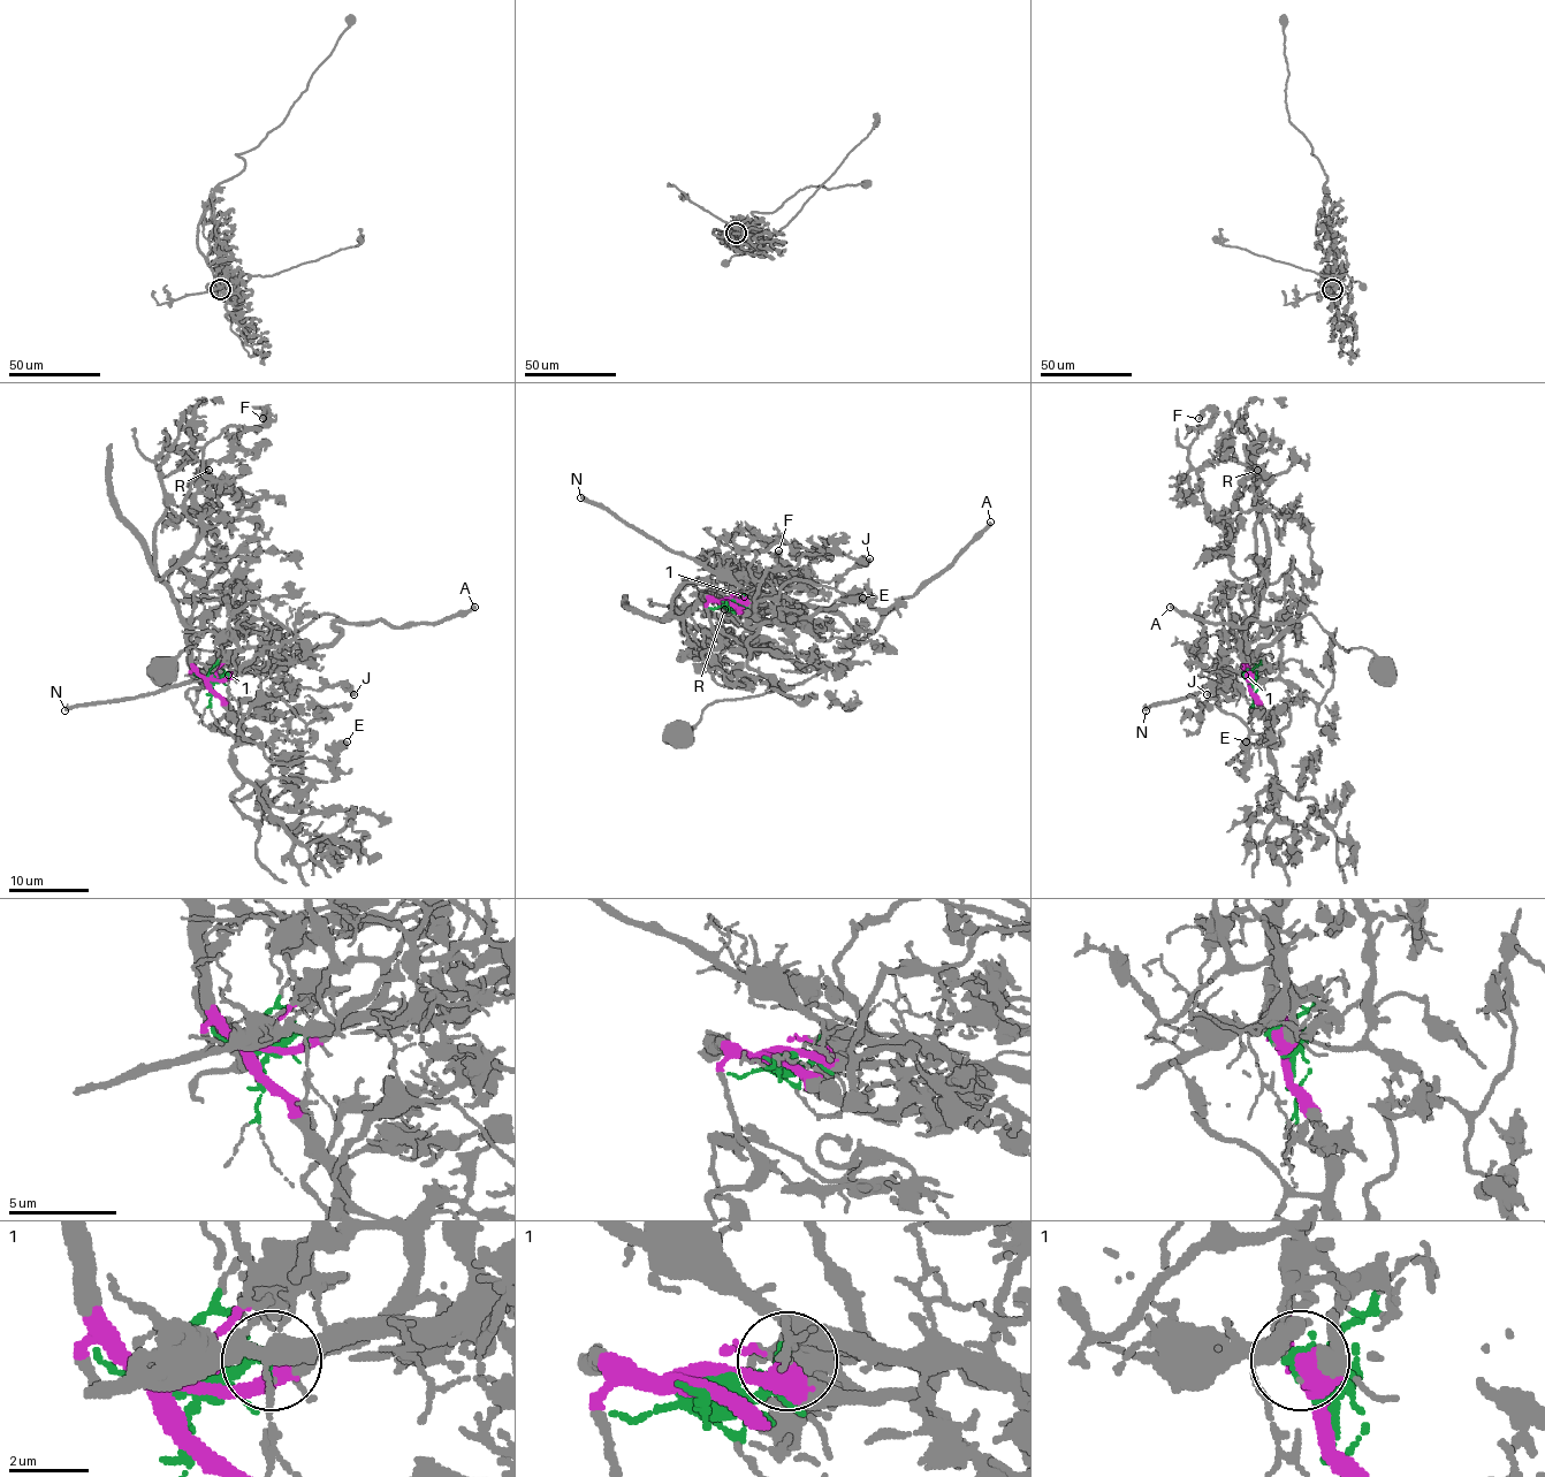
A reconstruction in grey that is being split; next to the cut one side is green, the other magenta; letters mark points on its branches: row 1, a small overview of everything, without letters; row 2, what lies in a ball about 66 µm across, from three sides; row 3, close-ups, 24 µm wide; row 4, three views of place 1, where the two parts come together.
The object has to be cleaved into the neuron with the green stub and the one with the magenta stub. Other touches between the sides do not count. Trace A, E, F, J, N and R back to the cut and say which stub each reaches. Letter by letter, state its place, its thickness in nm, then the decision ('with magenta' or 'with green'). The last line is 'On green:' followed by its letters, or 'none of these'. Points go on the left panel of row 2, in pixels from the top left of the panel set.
A: (474, 607) | 320 nm | with green
E: (347, 741) | 650 nm | with magenta
F: (263, 418) | 360 nm | with magenta
J: (354, 694) | 120 nm | with magenta
N: (65, 710) | 360 nm | with green
R: (208, 470) | 500 nm | with magenta
On green: A, N

